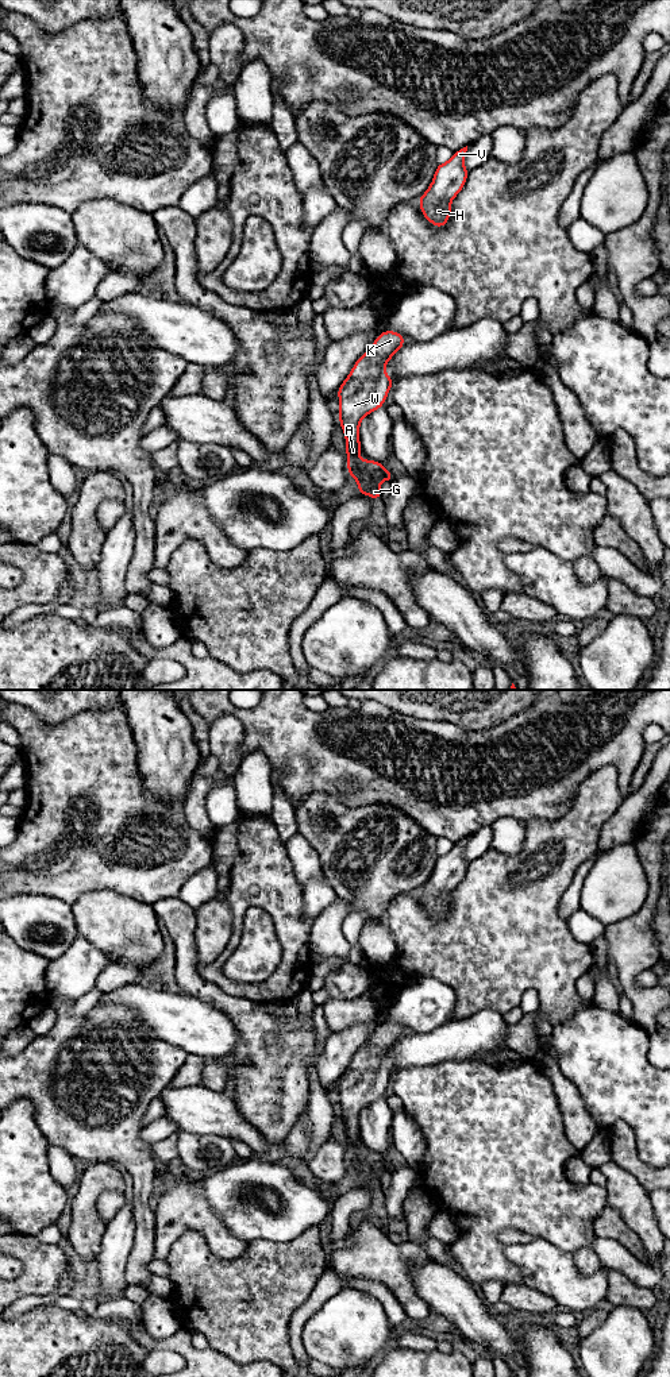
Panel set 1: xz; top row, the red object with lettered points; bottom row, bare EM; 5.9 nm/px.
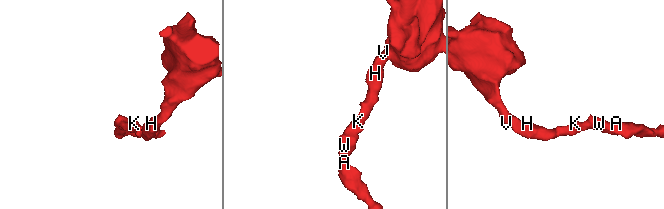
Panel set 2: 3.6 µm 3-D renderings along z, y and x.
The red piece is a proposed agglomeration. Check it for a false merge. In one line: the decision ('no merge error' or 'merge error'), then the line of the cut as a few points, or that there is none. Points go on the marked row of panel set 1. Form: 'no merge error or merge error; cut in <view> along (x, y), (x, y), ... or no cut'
no merge error; no cut

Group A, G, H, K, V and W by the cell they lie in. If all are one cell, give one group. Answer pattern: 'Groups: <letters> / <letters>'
Groups: A G H K V W

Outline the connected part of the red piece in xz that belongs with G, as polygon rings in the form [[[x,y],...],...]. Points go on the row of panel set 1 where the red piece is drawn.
[[[384,331],[355,362],[350,375],[338,389],[338,417],[346,436],[349,477],[357,479],[358,494],[374,500],[381,500],[380,482],[386,479],[392,483],[394,475],[384,464],[359,458],[359,423],[365,416],[384,406],[393,385],[390,377],[385,374],[385,364],[404,346],[404,339],[401,333]]]

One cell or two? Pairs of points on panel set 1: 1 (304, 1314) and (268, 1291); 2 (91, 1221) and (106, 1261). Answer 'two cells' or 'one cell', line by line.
1: two cells
2: two cells

